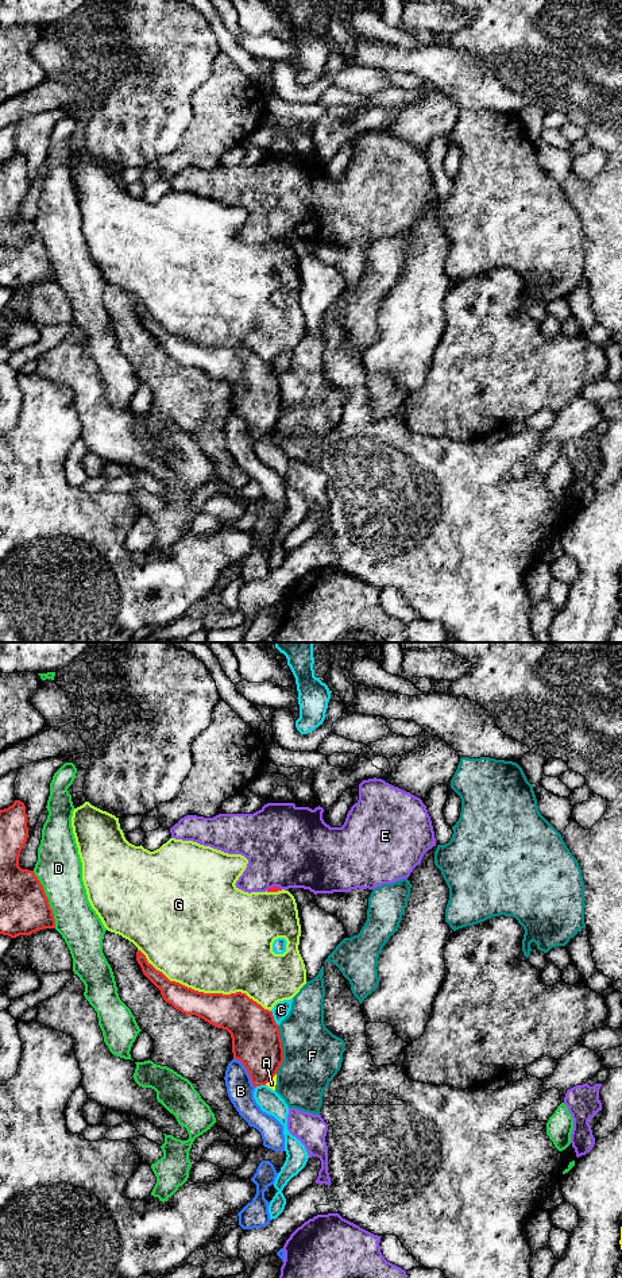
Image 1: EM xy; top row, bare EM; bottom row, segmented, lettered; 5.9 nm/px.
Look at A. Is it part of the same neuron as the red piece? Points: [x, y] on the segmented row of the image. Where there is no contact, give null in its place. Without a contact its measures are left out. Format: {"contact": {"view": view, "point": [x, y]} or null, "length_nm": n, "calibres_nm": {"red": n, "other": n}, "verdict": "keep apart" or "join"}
{"contact": {"view": "xy", "point": [270, 1078]}, "length_nm": 100, "calibres_nm": {"red": 300, "other": 50}, "verdict": "join"}

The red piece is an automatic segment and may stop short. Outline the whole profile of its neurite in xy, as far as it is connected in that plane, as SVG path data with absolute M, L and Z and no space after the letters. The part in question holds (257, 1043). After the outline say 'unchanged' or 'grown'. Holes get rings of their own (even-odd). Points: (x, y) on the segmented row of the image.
M140 950L136 951L136 961L166 1003L231 1034L233 1058L244 1065L255 1088L267 1085L275 1090L277 1072L283 1063L283 1047L271 1011L242 992L204 993L170 981Z | grown

